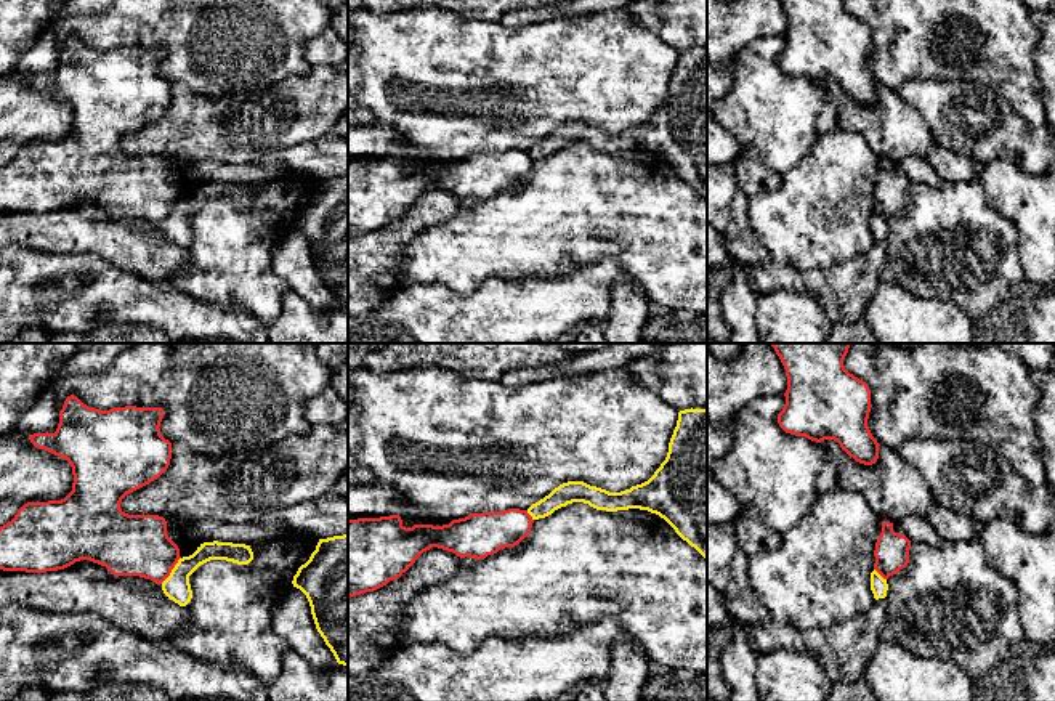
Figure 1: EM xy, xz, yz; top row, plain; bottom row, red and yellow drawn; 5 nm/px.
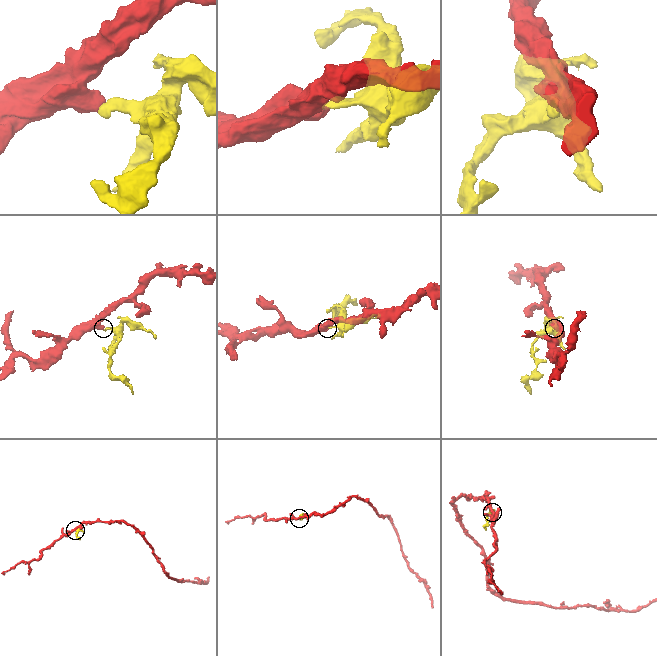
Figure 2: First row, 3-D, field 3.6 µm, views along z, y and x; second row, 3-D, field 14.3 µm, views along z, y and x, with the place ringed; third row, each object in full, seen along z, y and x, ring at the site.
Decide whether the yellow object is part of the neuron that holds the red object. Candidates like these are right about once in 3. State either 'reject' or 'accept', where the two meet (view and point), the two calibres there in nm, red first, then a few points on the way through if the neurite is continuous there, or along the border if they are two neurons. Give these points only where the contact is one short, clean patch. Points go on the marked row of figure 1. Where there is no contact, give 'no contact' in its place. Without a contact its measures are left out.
reject; contact xy (172, 568); calibres 300 and 140 nm; border xy (180, 557), (161, 583)

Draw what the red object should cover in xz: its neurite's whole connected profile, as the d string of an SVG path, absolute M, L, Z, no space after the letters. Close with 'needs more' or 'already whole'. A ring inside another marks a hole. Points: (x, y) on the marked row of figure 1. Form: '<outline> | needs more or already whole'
M519 509L470 513L443 526L406 528L399 515L348 520L348 598L401 577L431 547L481 560L518 545L532 523Z | already whole

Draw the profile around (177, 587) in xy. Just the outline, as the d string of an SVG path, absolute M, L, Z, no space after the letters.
M204 542L192 555L178 560L170 576L162 582L164 594L180 606L186 606L192 598L189 576L210 560L249 565L253 560L253 552L245 544Z

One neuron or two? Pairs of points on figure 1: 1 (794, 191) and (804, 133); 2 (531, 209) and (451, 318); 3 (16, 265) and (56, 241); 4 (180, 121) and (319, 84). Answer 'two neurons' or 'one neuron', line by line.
1: two neurons
2: two neurons
3: two neurons
4: one neuron

